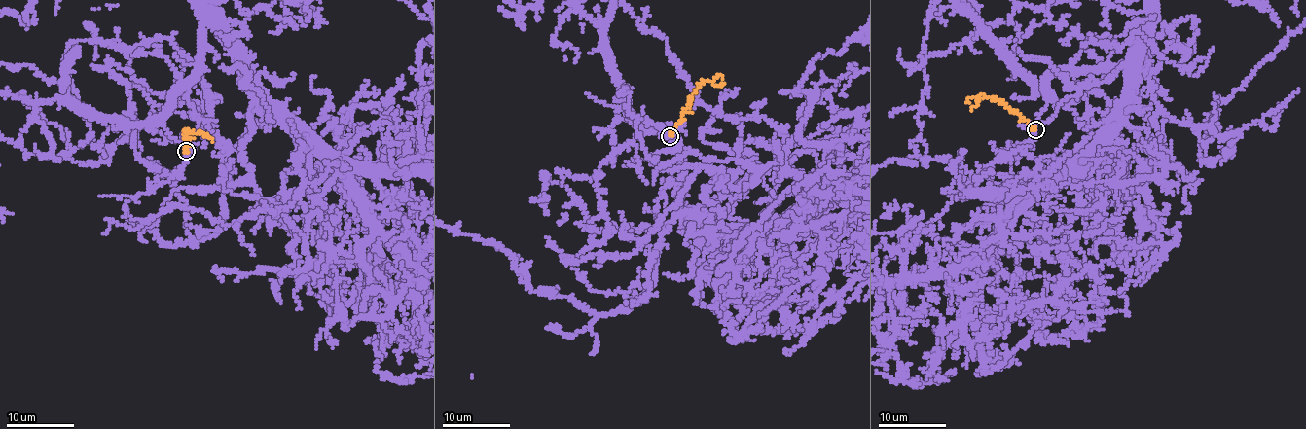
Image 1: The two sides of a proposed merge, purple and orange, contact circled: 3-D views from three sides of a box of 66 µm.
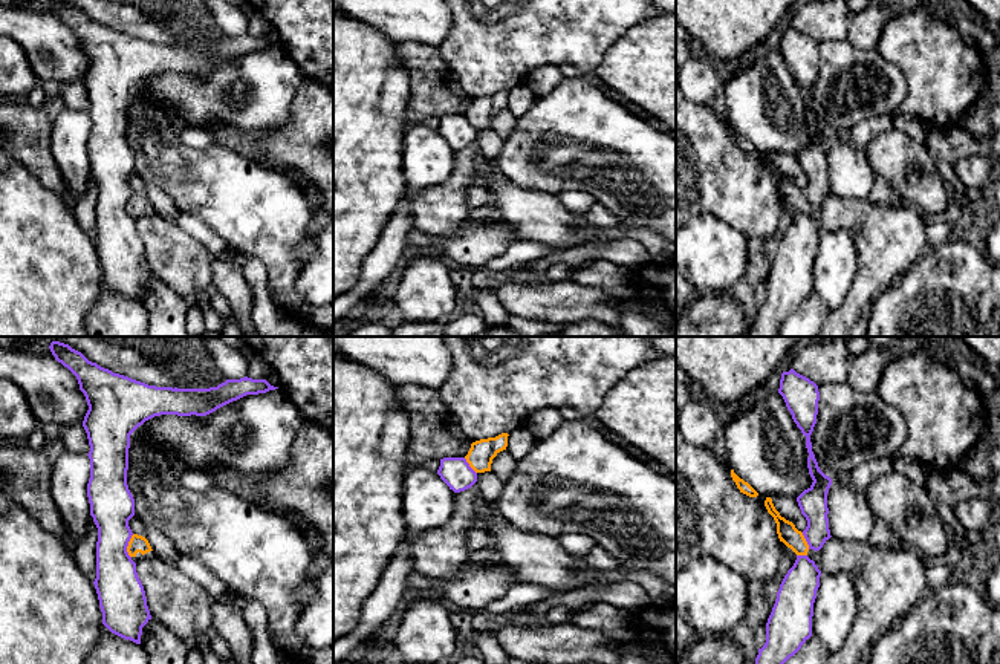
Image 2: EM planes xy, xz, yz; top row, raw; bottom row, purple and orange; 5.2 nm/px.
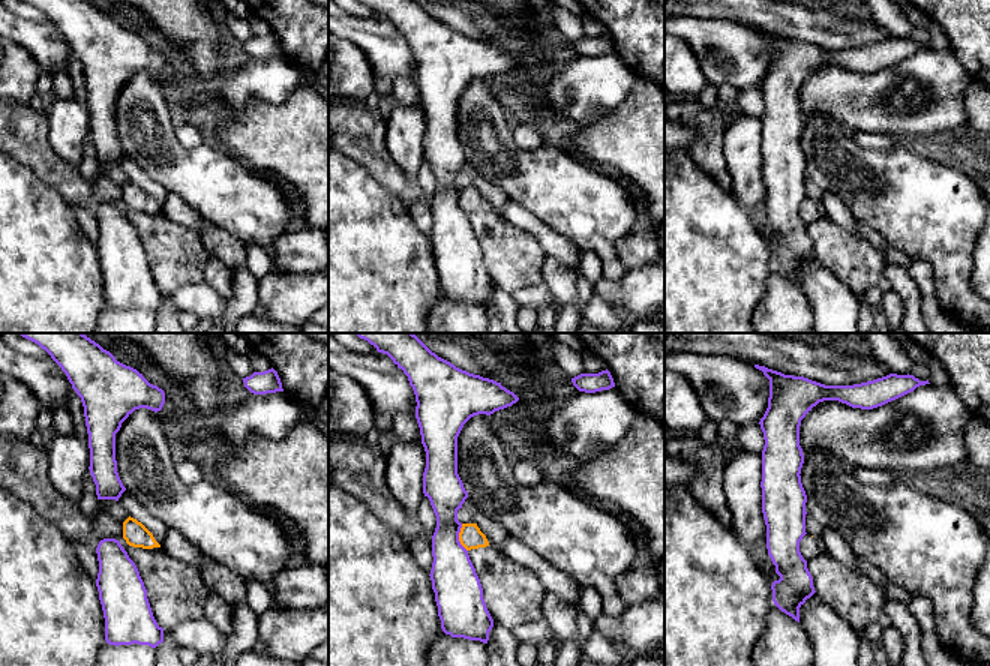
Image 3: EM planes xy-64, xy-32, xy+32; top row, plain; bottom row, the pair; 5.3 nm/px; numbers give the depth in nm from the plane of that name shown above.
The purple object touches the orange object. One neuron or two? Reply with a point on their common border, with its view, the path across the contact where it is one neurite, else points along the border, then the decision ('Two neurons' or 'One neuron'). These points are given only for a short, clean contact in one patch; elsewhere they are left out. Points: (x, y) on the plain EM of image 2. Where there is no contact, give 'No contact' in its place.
Touches purple at xy (127, 202). Boundary: xy (133, 192), (127, 204), (130, 214). Two neurons

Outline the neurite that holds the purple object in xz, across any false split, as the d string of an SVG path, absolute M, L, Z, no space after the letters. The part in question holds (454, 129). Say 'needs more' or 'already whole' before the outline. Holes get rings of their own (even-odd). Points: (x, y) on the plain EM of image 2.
already whole; M465 115L440 116L437 132L454 150L465 148L477 139L477 130L469 124Z

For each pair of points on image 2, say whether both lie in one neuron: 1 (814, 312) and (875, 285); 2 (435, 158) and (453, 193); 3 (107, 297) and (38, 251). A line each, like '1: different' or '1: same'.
1: different
2: different
3: different

